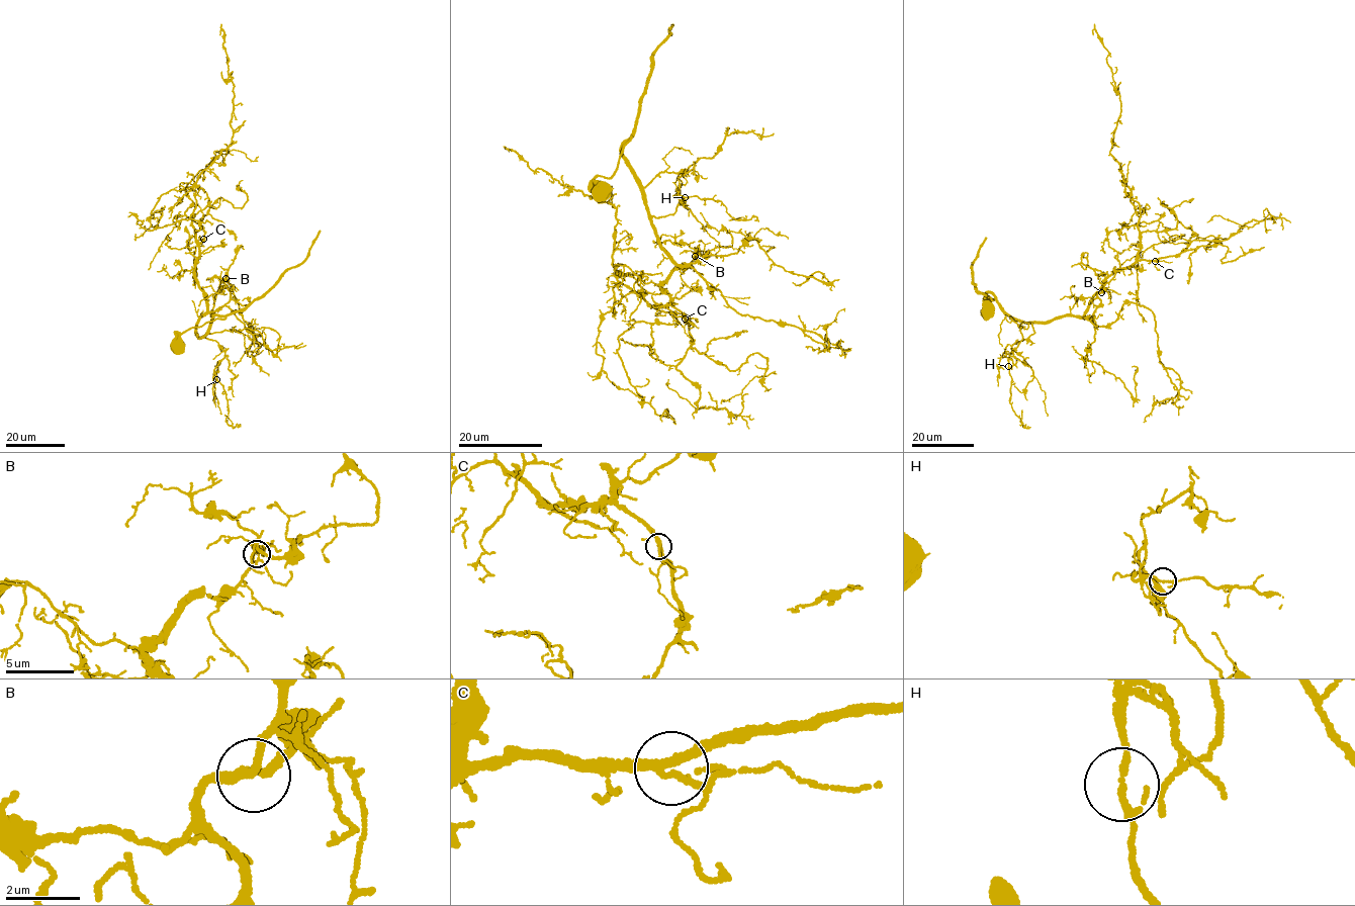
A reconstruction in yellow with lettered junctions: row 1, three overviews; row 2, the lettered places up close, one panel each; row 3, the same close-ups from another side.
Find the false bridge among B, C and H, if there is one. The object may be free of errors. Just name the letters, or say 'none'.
none

